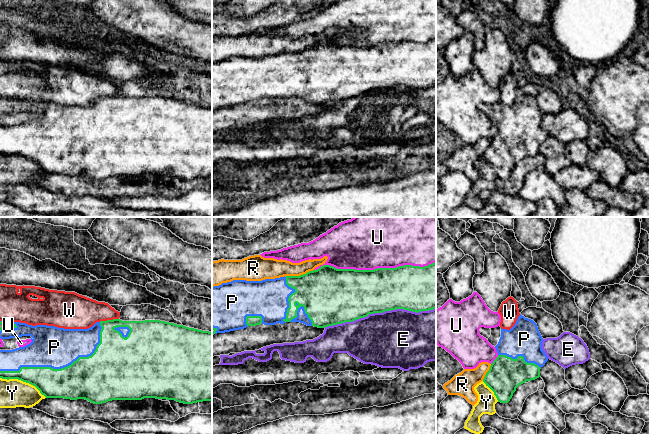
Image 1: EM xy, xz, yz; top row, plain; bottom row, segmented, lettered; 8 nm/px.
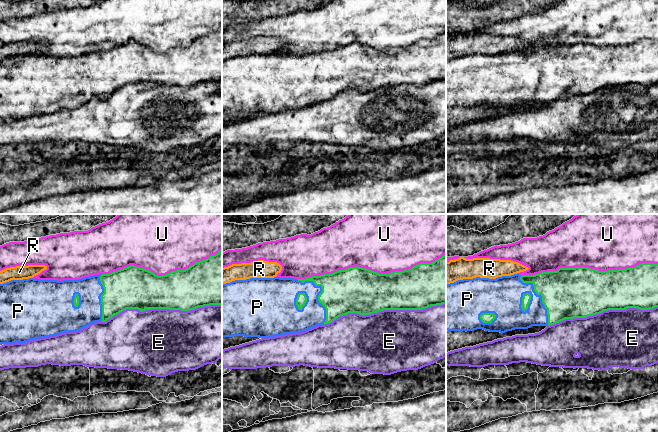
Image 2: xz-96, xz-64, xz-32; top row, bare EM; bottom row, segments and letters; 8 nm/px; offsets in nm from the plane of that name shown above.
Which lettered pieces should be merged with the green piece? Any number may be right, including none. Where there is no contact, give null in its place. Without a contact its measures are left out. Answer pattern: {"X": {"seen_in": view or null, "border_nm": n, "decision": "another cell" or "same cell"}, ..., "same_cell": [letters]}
{"E": {"seen_in": "xz", "border_nm": 900, "decision": "another cell"}, "P": {"seen_in": "xy", "border_nm": 900, "decision": "same cell"}, "R": {"seen_in": "xz", "border_nm": 240, "decision": "another cell"}, "U": {"seen_in": "xz", "border_nm": 1000, "decision": "another cell"}, "W": {"seen_in": "xy", "border_nm": 160, "decision": "another cell"}, "Y": {"seen_in": "xy", "border_nm": 400, "decision": "another cell"}, "same_cell": ["P"]}

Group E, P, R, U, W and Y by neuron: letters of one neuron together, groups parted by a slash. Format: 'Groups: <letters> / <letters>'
Groups: E / P / R / U / W / Y

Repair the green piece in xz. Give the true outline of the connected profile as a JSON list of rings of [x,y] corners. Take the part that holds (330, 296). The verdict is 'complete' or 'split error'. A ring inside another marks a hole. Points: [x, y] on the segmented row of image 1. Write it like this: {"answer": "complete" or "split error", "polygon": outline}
{"answer": "split error", "polygon": [[[436,262],[424,267],[403,265],[374,270],[337,269],[323,265],[300,276],[284,276],[262,281],[233,280],[222,283],[212,287],[212,335],[244,329],[248,326],[286,322],[300,322],[307,326],[325,328],[353,322],[369,314],[396,309],[416,313],[436,309]]]}

